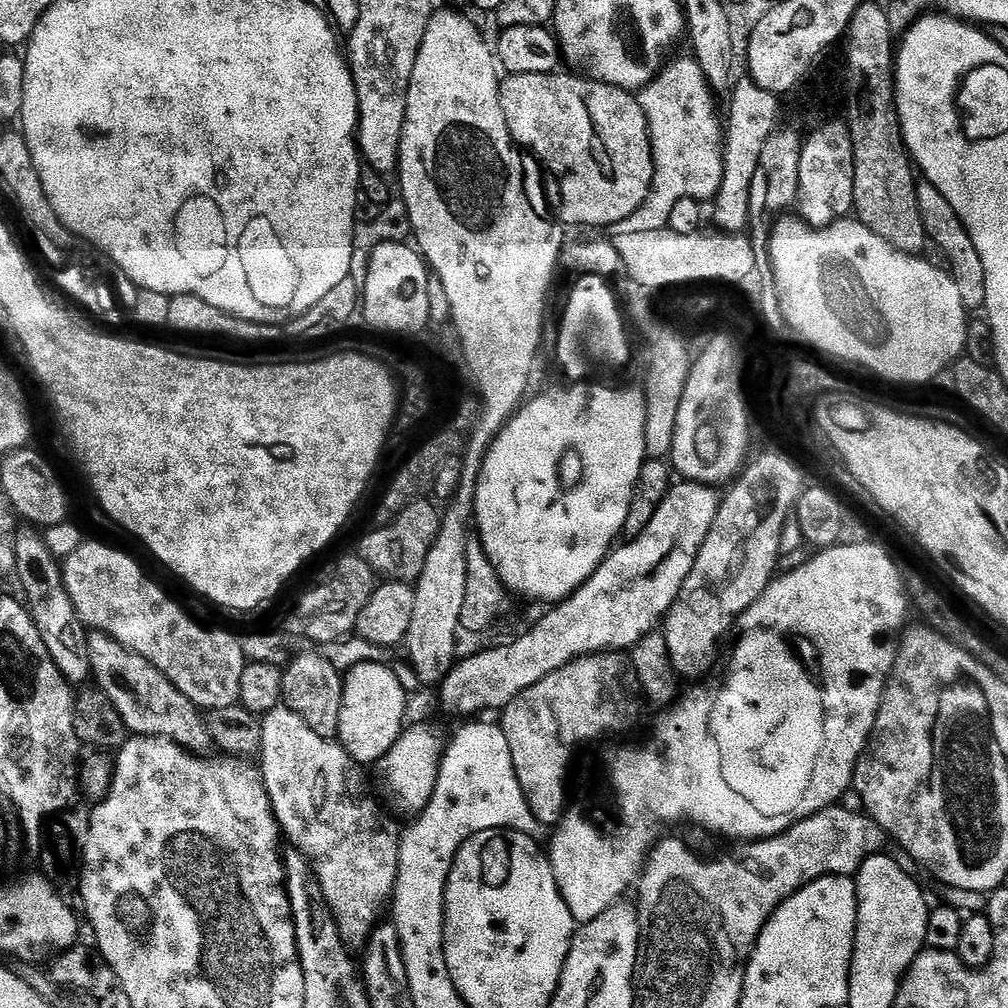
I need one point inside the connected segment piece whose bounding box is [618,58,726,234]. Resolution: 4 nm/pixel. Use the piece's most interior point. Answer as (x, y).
(689, 164)

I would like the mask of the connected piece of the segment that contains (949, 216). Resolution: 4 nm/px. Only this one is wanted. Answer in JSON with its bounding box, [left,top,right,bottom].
[916,182,986,309]

